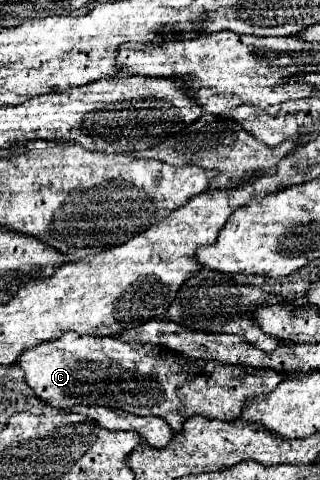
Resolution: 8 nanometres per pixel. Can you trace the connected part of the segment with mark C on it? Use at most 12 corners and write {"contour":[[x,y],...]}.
{"contour":[[117,336],[41,342],[17,358],[35,396],[233,422],[283,380]]}

